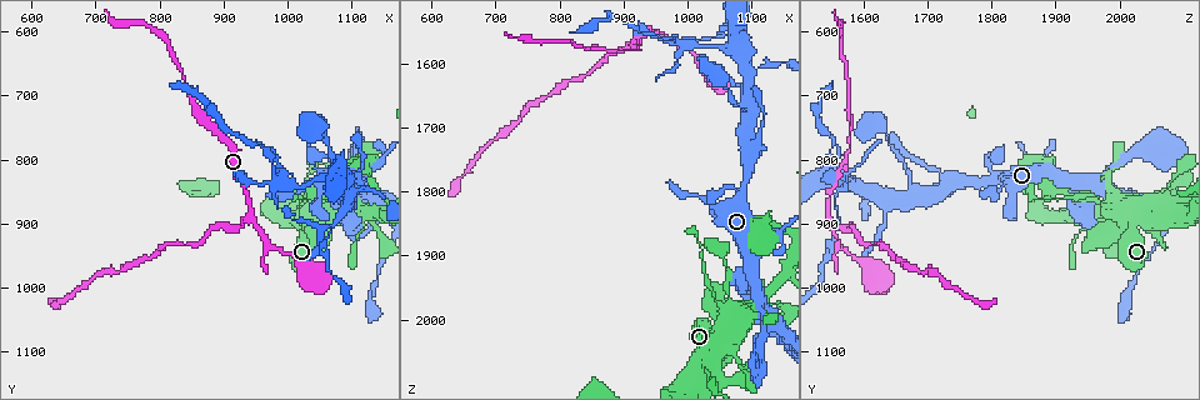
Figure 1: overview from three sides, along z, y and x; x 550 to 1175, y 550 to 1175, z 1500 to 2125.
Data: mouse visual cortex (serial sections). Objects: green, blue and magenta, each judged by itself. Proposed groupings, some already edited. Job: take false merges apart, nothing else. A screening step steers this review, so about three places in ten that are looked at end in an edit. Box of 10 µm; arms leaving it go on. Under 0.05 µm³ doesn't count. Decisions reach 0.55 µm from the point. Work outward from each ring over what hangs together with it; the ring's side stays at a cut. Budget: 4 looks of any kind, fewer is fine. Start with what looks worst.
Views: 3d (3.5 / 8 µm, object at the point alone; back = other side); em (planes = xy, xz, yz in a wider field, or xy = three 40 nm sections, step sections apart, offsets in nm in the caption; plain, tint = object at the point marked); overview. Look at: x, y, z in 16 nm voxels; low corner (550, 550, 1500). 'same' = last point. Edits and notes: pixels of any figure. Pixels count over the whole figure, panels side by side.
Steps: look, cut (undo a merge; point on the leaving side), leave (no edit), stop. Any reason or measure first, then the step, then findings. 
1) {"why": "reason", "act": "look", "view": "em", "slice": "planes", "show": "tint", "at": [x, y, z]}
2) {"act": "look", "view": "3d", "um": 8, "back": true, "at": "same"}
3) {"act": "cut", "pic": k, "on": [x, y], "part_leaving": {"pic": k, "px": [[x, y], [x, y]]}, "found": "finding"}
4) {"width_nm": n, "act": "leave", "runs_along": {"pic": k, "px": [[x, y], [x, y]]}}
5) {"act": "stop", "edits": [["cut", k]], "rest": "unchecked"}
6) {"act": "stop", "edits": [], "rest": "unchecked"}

{"act": "look", "view": "3d", "um": 3.5, "at": [1095, 850, 1610]}

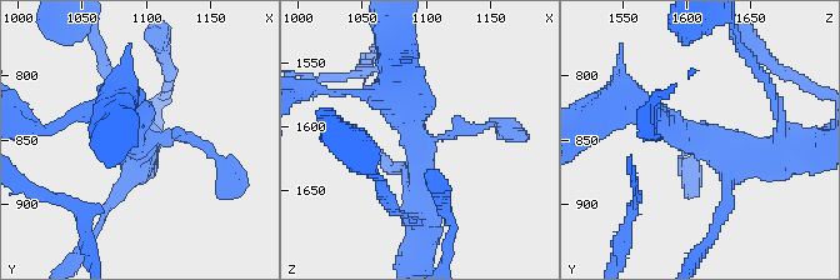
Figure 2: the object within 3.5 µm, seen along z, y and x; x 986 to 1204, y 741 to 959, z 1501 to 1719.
{"arms": 4, "arm_widths_nm": [150, 250, 350, 400], "act": "look", "view": "em", "slice": "xy", "step": 3, "show": "tint", "at": [1096, 850, 1610]}

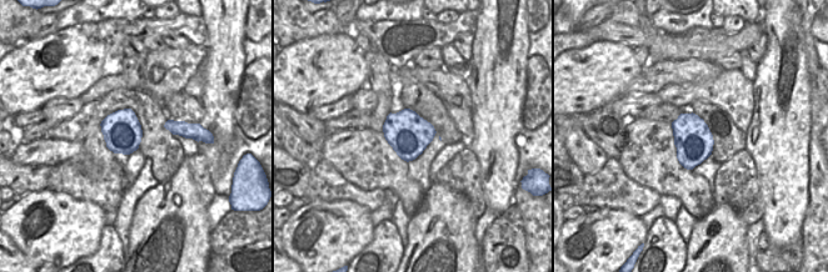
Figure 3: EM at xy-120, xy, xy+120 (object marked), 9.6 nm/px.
{"act": "leave", "runs_along": {"pic": 2, "px": [[419, 224], [419, 141], [373, 90]]}, "found": "continuous, no second cell"}

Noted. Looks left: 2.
{"why": "narrows sharply", "act": "look", "view": "em", "slice": "xy", "step": 1, "show": "tint", "at": [1135, 910, 1975]}

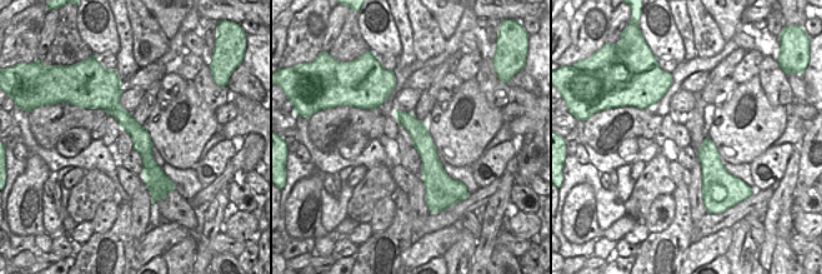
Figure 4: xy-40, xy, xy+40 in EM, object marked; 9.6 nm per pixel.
{"act": "look", "view": "3d", "um": 3.5, "at": "same"}

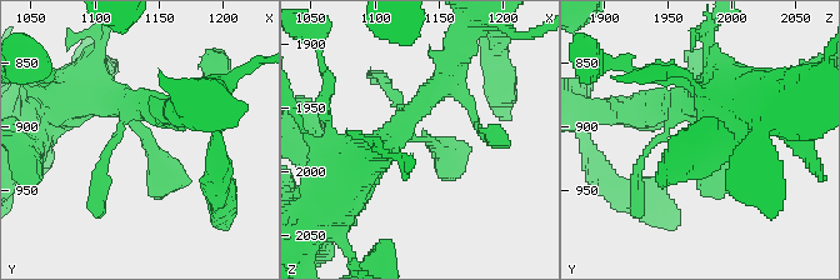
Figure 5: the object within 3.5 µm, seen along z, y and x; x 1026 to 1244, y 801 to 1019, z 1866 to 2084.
{"width_nm": 190, "act": "leave", "runs_along": {"pic": 4, "px": [[111, 89], [154, 188]]}, "found": "one cell here"}

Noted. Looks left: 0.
{"act": "stop", "edits": [], "rest": "unchecked"}

